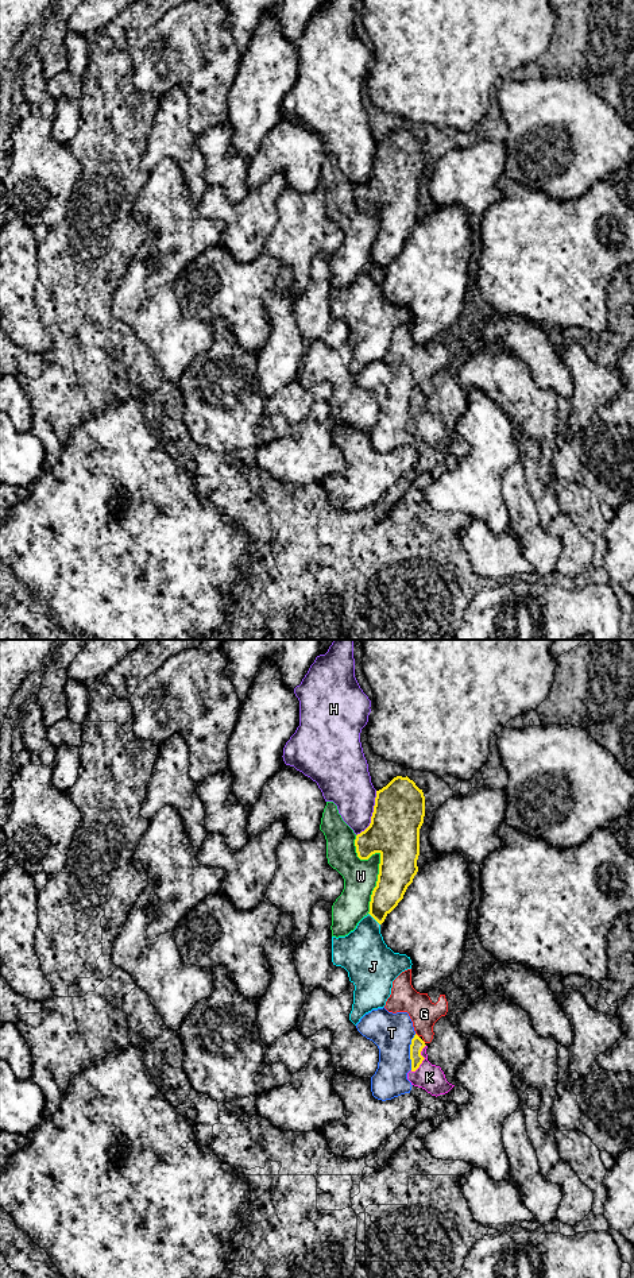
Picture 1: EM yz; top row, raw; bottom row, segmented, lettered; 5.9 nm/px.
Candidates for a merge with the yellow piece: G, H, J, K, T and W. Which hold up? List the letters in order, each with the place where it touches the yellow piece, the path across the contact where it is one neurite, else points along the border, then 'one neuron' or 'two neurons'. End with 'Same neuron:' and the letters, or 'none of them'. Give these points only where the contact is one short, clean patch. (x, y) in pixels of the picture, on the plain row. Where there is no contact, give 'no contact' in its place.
G: contact yz (417, 387); two neurons
H: contact yz (372, 166); two neurons
J: contact yz (374, 270); two neurons
K: contact yz (424, 410); one neuron
T: contact yz (410, 404); two neurons
W: contact yz (381, 215); two neurons
Same neuron: K

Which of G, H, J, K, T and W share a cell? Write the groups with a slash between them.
G / H / J / K / T / W

